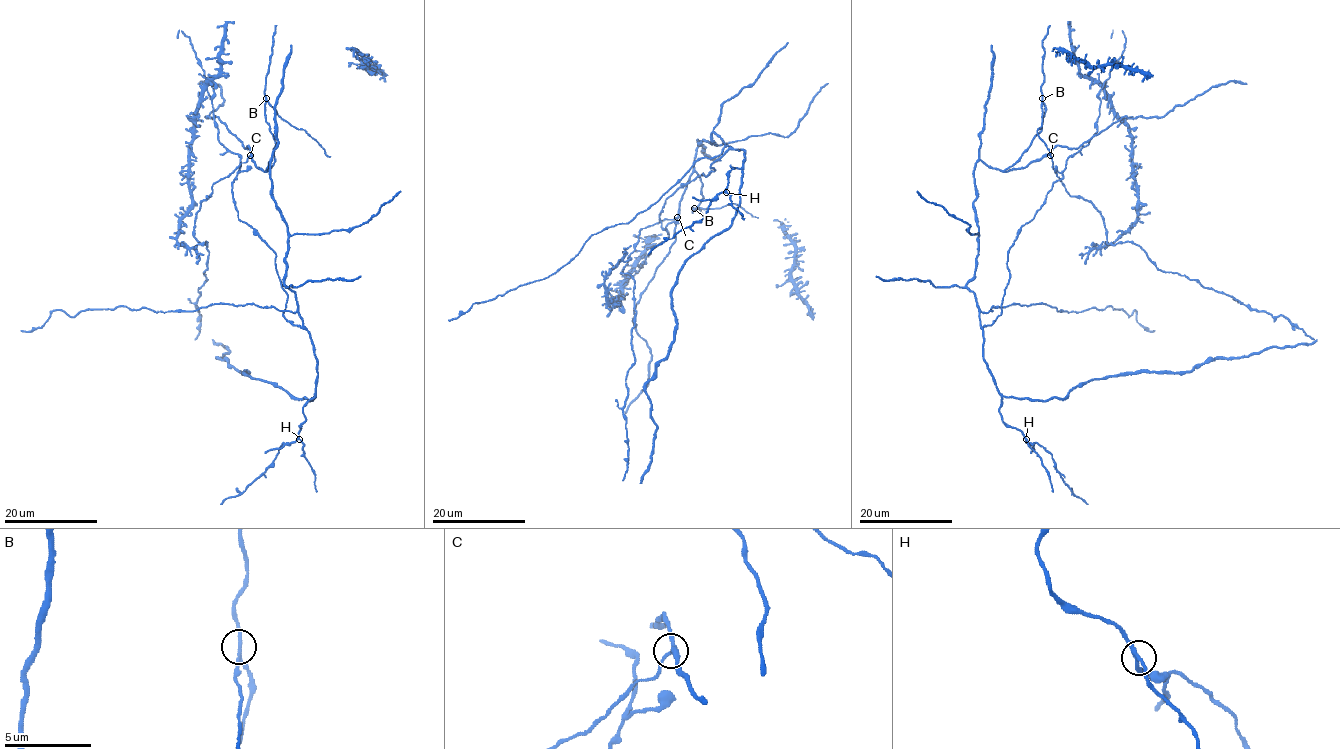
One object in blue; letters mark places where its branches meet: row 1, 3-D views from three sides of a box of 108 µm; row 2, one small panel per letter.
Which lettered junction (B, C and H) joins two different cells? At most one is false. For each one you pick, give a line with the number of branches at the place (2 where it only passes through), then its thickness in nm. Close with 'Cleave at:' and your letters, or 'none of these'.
B: Branches: 3. Thickness 170 nm
Cleave at: B

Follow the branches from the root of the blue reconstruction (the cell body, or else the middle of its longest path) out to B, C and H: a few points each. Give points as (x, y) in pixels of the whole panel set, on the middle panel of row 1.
B: (714, 133), (712, 143), (716, 145), (698, 140), (694, 166), (702, 182), (703, 197), (694, 209)
C: (714, 133), (712, 143), (716, 145), (698, 140), (694, 172), (680, 202), (677, 217)
H: (714, 133), (725, 145), (745, 152), (741, 168), (731, 166), (733, 168), (728, 174), (726, 192)

